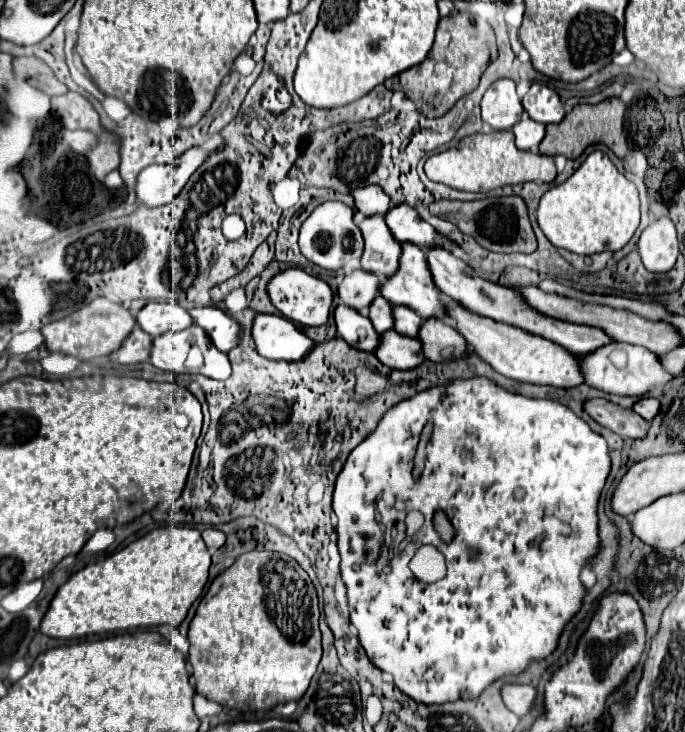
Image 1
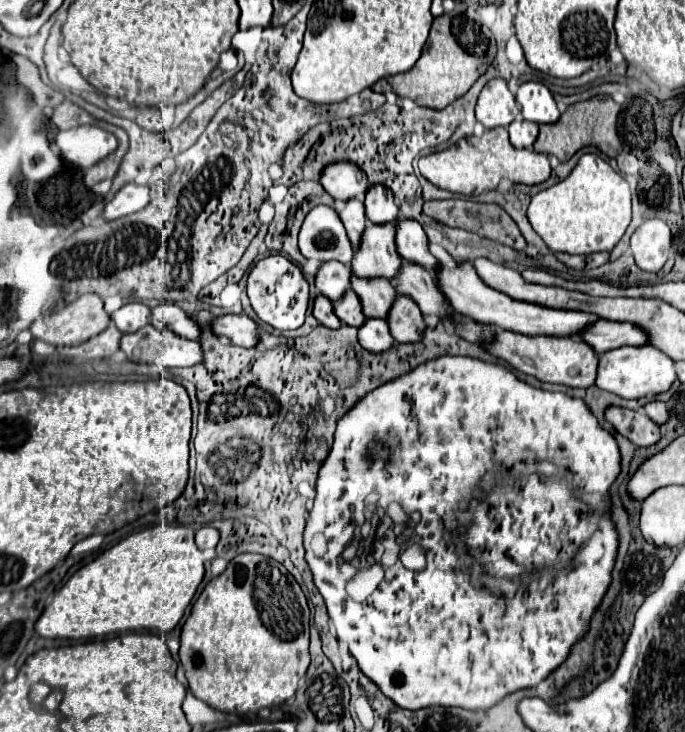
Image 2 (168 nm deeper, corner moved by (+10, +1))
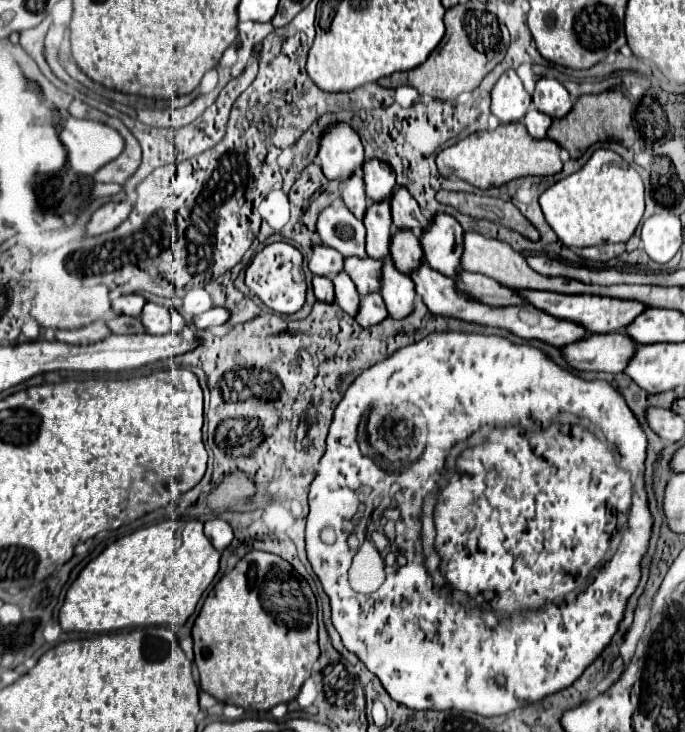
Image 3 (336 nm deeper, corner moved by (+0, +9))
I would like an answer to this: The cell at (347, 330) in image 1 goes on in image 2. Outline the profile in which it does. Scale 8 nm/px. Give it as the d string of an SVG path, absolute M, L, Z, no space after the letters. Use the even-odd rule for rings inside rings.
M318 295L316 301L314 301L314 317L324 327L332 327L332 329L340 329L342 327L342 321L334 315L334 307L332 307L330 299L326 299L324 295Z

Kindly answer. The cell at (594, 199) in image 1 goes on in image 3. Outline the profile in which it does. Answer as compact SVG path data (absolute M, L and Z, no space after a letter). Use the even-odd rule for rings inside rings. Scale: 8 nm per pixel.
M598 149L588 163L540 195L540 207L558 239L568 247L626 243L644 215L644 183L618 153Z

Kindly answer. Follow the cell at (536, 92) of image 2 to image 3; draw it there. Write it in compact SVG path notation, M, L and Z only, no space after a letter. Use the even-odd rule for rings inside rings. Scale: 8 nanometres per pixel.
M542 77L536 83L536 91L532 95L534 105L538 111L550 115L550 117L564 117L572 109L572 99L562 83L556 79Z

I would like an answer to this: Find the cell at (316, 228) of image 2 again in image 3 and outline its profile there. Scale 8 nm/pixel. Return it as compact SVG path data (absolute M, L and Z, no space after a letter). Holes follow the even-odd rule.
M334 203L320 213L318 233L326 247L336 249L344 257L350 257L350 255L366 257L364 223L356 219L342 203Z

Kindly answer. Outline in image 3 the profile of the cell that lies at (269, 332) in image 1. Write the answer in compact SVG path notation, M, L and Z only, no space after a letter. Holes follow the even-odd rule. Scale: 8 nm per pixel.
M214 307L214 309L208 309L208 311L200 313L200 315L194 315L192 323L194 323L194 327L198 327L198 329L206 329L206 327L212 327L212 325L222 325L222 323L226 323L228 317L230 317L228 311L224 311L224 309L220 309L220 307Z

